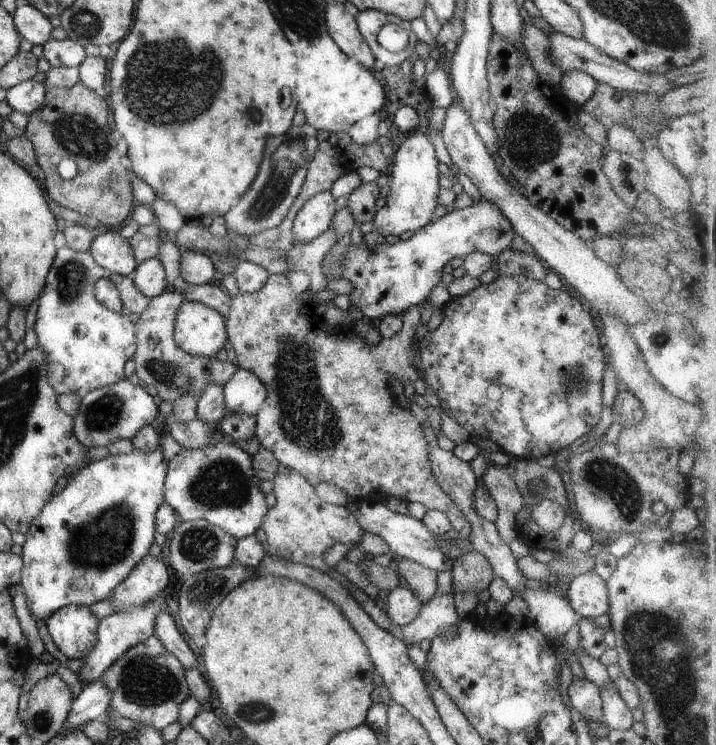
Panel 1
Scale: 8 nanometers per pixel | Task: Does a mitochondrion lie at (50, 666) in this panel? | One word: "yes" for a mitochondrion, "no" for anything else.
no

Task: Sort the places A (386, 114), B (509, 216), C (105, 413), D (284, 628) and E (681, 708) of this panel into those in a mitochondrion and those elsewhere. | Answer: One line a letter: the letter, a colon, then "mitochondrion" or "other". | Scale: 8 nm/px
A: other
B: other
C: mitochondrion
D: other
E: mitochondrion

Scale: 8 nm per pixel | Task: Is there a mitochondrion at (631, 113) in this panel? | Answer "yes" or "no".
yes

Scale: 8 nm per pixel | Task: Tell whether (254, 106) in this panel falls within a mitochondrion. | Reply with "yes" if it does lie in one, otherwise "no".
no

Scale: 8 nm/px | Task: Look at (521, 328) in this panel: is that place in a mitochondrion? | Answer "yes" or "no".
no

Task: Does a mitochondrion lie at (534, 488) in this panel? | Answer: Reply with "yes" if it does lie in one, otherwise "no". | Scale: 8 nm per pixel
yes

